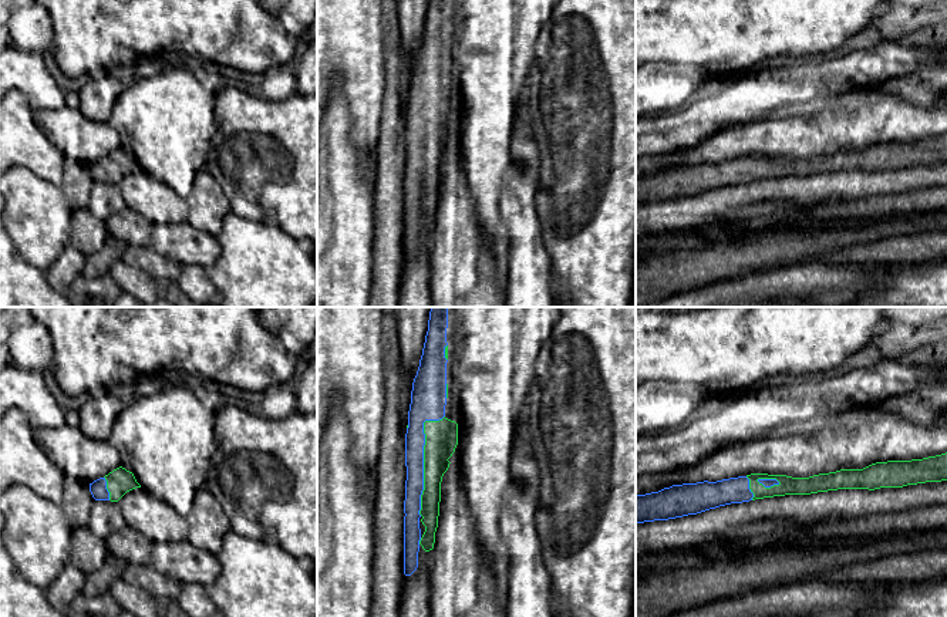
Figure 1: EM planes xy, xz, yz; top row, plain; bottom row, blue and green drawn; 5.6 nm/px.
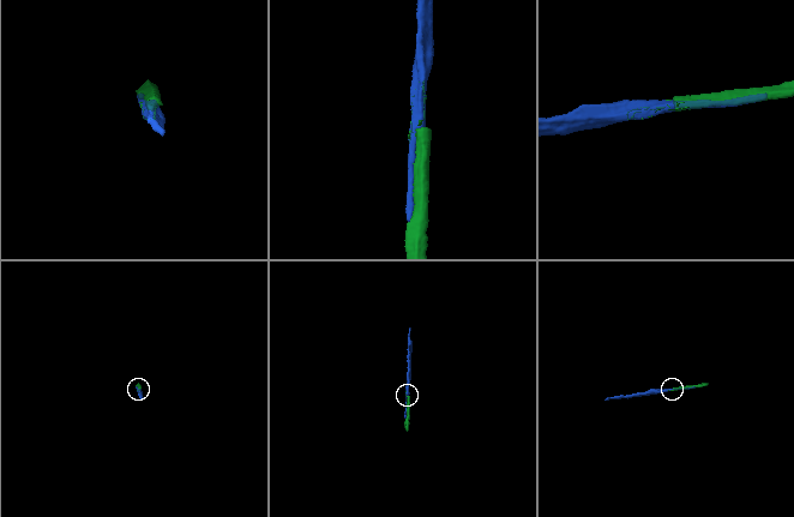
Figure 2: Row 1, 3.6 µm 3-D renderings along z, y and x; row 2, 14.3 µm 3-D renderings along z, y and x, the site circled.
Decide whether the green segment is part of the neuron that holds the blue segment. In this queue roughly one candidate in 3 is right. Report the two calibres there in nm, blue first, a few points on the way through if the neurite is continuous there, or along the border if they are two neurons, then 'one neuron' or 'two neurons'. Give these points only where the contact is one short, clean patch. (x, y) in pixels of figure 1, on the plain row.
110/190 nm | one neuron

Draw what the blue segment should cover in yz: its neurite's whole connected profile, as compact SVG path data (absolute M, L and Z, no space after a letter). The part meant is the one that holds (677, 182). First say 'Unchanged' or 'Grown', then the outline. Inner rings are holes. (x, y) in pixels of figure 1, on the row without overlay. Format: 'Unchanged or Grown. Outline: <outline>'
Grown. Outline: M947 134L923 141L876 144L863 151L840 151L809 159L751 155L717 163L673 166L658 173L636 176L636 206L764 179L838 171L874 172L941 162L947 162Z

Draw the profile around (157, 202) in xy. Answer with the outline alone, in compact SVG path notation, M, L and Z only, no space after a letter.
M144 169L127 173L118 188L127 208L154 225L179 223L188 219L188 205L169 186Z

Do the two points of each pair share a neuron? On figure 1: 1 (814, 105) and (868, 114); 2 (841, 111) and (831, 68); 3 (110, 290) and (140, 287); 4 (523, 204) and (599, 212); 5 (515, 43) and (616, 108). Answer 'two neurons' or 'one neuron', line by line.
1: two neurons
2: two neurons
3: two neurons
4: two neurons
5: two neurons

